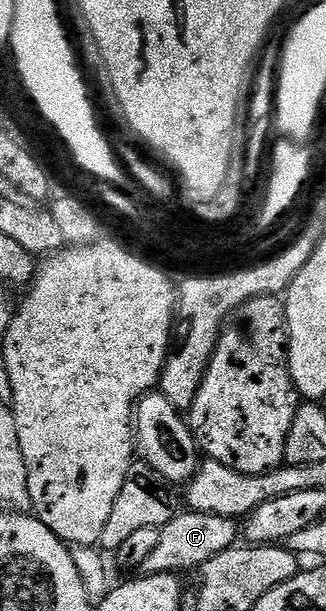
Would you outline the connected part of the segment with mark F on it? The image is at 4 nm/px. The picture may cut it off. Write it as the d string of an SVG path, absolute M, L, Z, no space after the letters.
M190 510L180 511L164 528L159 529L161 539L149 558L145 558L142 571L147 574L174 572L184 574L190 570L198 570L213 554L221 554L221 550L236 547L241 536L241 528L232 517L217 514L201 514Z

